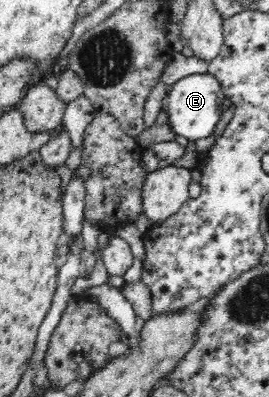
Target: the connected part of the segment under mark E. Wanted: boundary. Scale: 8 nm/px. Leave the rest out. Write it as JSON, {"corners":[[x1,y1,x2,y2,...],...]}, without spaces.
{"corners":[[193,73,169,87,162,109,167,112,169,124,176,135,183,135,187,141,195,142,213,134,213,129,223,113,225,97,221,83,212,74]]}

